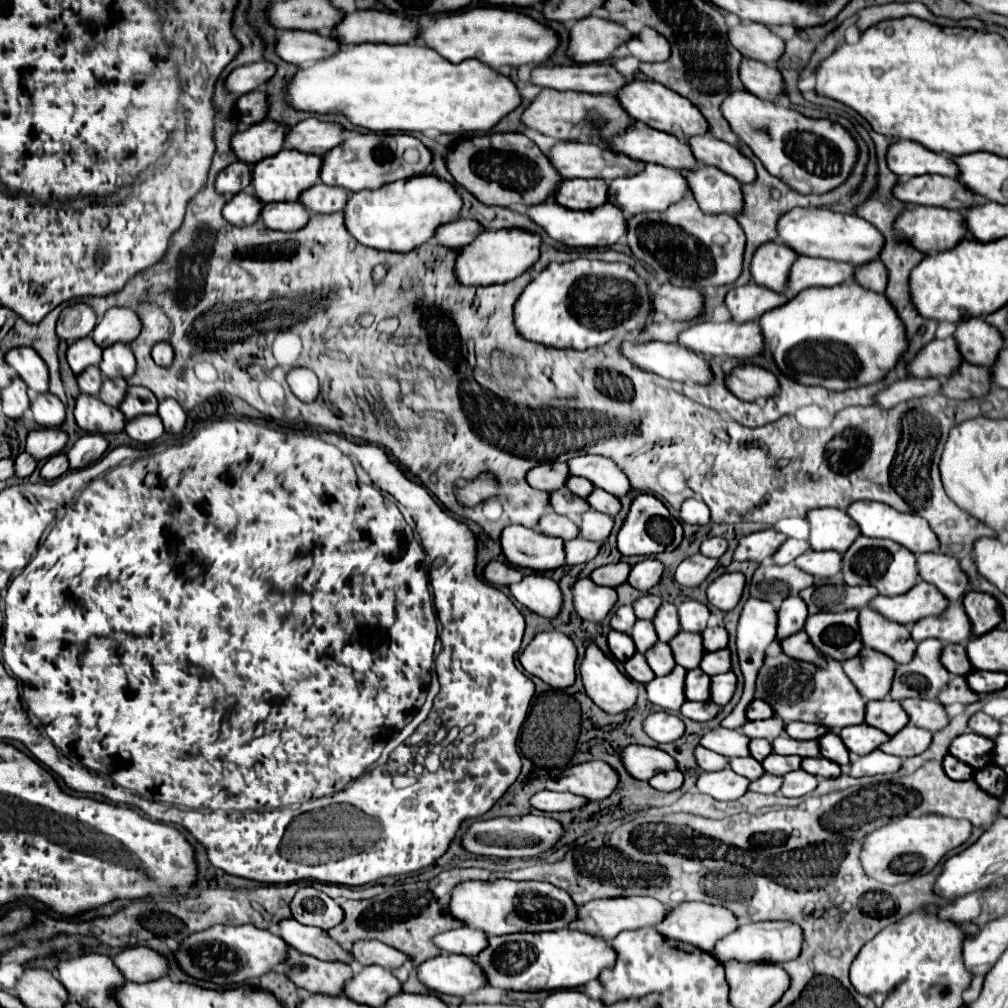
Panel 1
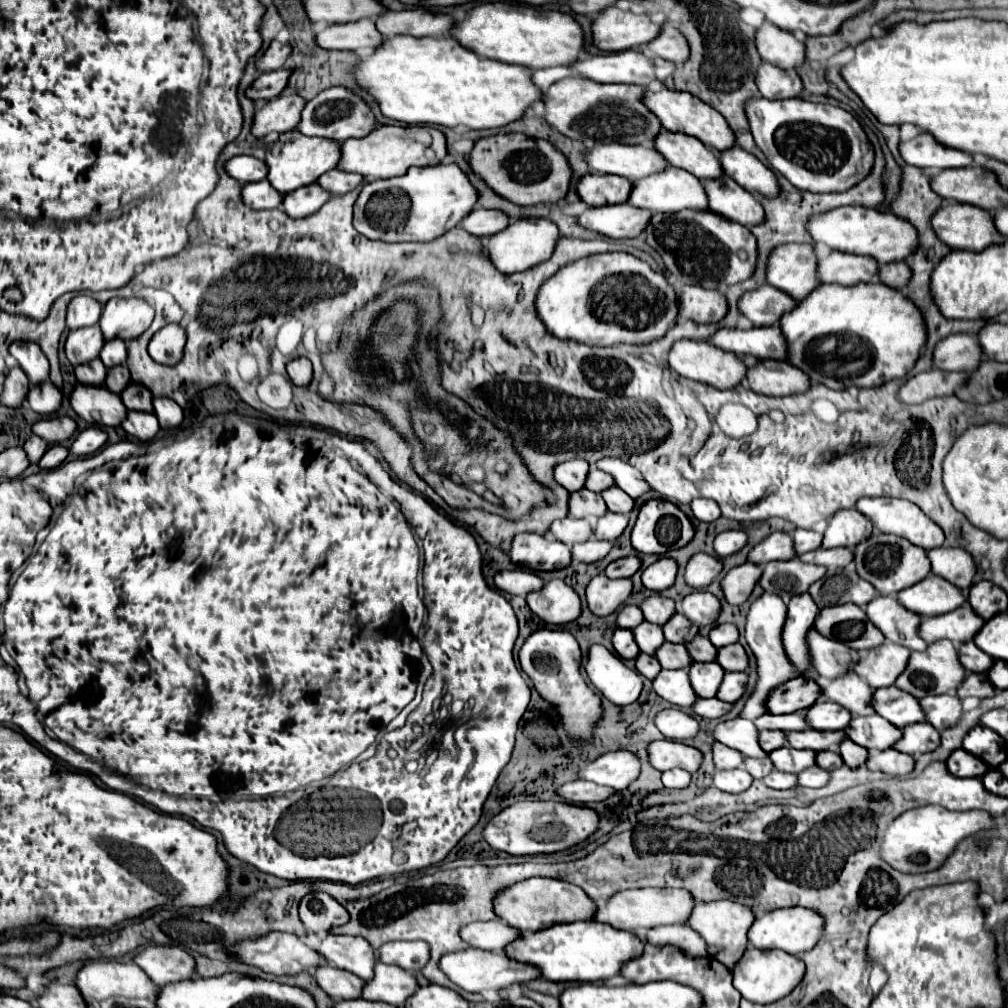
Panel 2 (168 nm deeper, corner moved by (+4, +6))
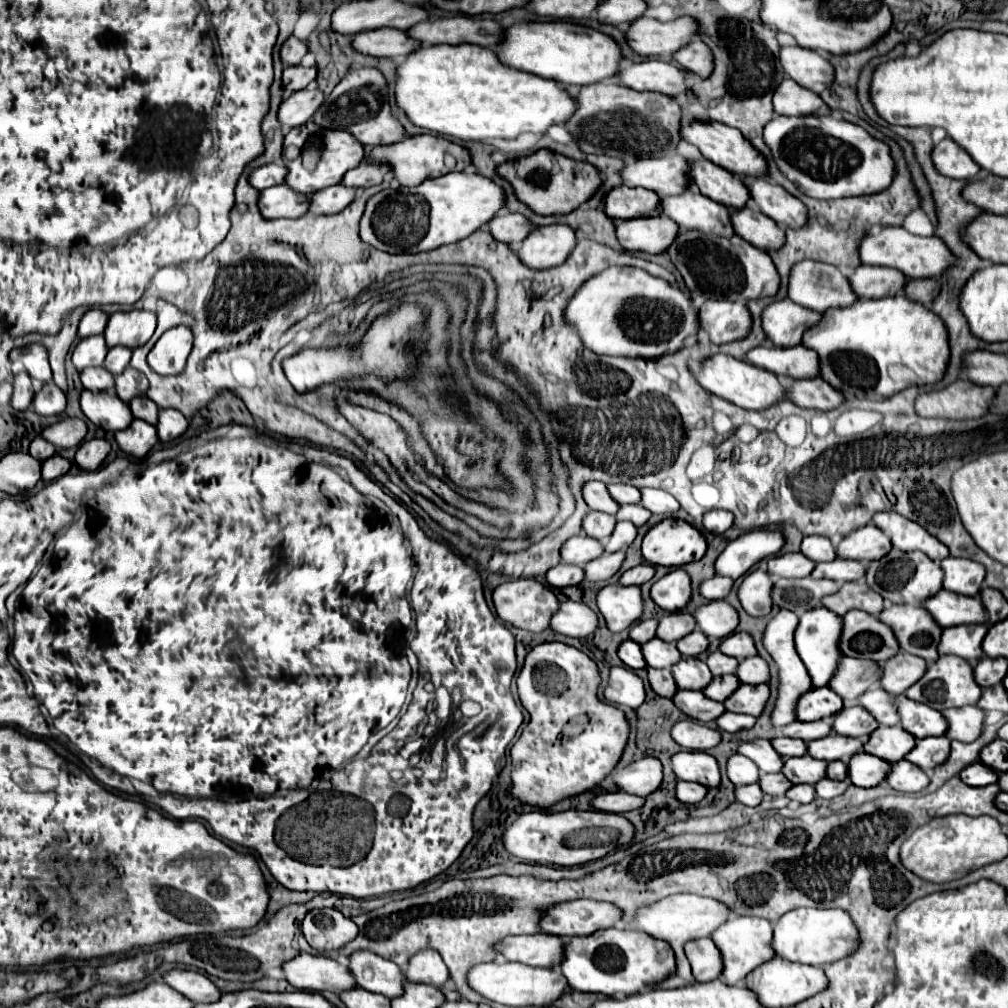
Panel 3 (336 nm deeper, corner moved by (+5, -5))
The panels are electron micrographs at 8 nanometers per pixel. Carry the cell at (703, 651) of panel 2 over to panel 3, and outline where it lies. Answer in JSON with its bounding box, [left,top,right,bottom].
[705,651,737,677]

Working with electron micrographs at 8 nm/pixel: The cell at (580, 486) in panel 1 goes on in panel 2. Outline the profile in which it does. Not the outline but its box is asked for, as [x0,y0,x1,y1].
[586,468,616,492]

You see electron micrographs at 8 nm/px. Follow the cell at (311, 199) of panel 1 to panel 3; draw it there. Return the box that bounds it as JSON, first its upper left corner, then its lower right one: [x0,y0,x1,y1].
[341,163,389,189]

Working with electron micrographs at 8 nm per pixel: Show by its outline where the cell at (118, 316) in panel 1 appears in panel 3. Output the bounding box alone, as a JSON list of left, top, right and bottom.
[103,309,155,347]

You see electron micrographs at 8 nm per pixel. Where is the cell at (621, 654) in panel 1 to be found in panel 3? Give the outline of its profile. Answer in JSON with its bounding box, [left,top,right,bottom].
[617,639,647,671]

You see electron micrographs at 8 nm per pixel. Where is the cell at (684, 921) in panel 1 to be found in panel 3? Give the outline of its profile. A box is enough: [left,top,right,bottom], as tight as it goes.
[711,915,775,985]

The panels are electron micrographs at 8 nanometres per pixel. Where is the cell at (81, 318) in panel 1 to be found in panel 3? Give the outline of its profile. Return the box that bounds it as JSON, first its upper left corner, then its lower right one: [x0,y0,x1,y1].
[77,309,107,337]

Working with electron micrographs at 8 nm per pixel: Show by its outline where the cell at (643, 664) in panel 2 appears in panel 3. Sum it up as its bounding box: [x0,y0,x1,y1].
[647,669,675,697]

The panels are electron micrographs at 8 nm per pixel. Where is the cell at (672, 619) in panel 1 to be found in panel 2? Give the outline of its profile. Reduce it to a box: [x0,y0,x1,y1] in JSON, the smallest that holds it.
[662,612,698,644]

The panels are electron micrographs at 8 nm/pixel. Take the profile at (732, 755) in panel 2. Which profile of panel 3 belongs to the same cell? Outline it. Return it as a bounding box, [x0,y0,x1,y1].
[727,755,759,785]

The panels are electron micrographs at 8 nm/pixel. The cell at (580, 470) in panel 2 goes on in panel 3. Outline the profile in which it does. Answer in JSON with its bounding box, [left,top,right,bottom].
[581,481,619,515]

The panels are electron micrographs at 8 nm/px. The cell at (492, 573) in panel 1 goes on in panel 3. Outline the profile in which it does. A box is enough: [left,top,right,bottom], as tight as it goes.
[493,579,559,633]

